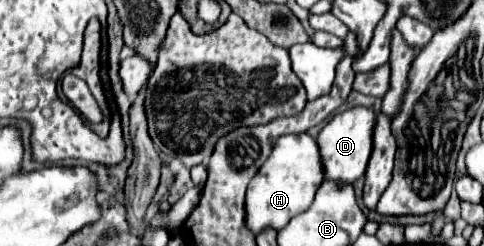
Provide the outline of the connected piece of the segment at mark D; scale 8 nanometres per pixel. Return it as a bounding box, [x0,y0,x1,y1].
[316,106,376,184]

